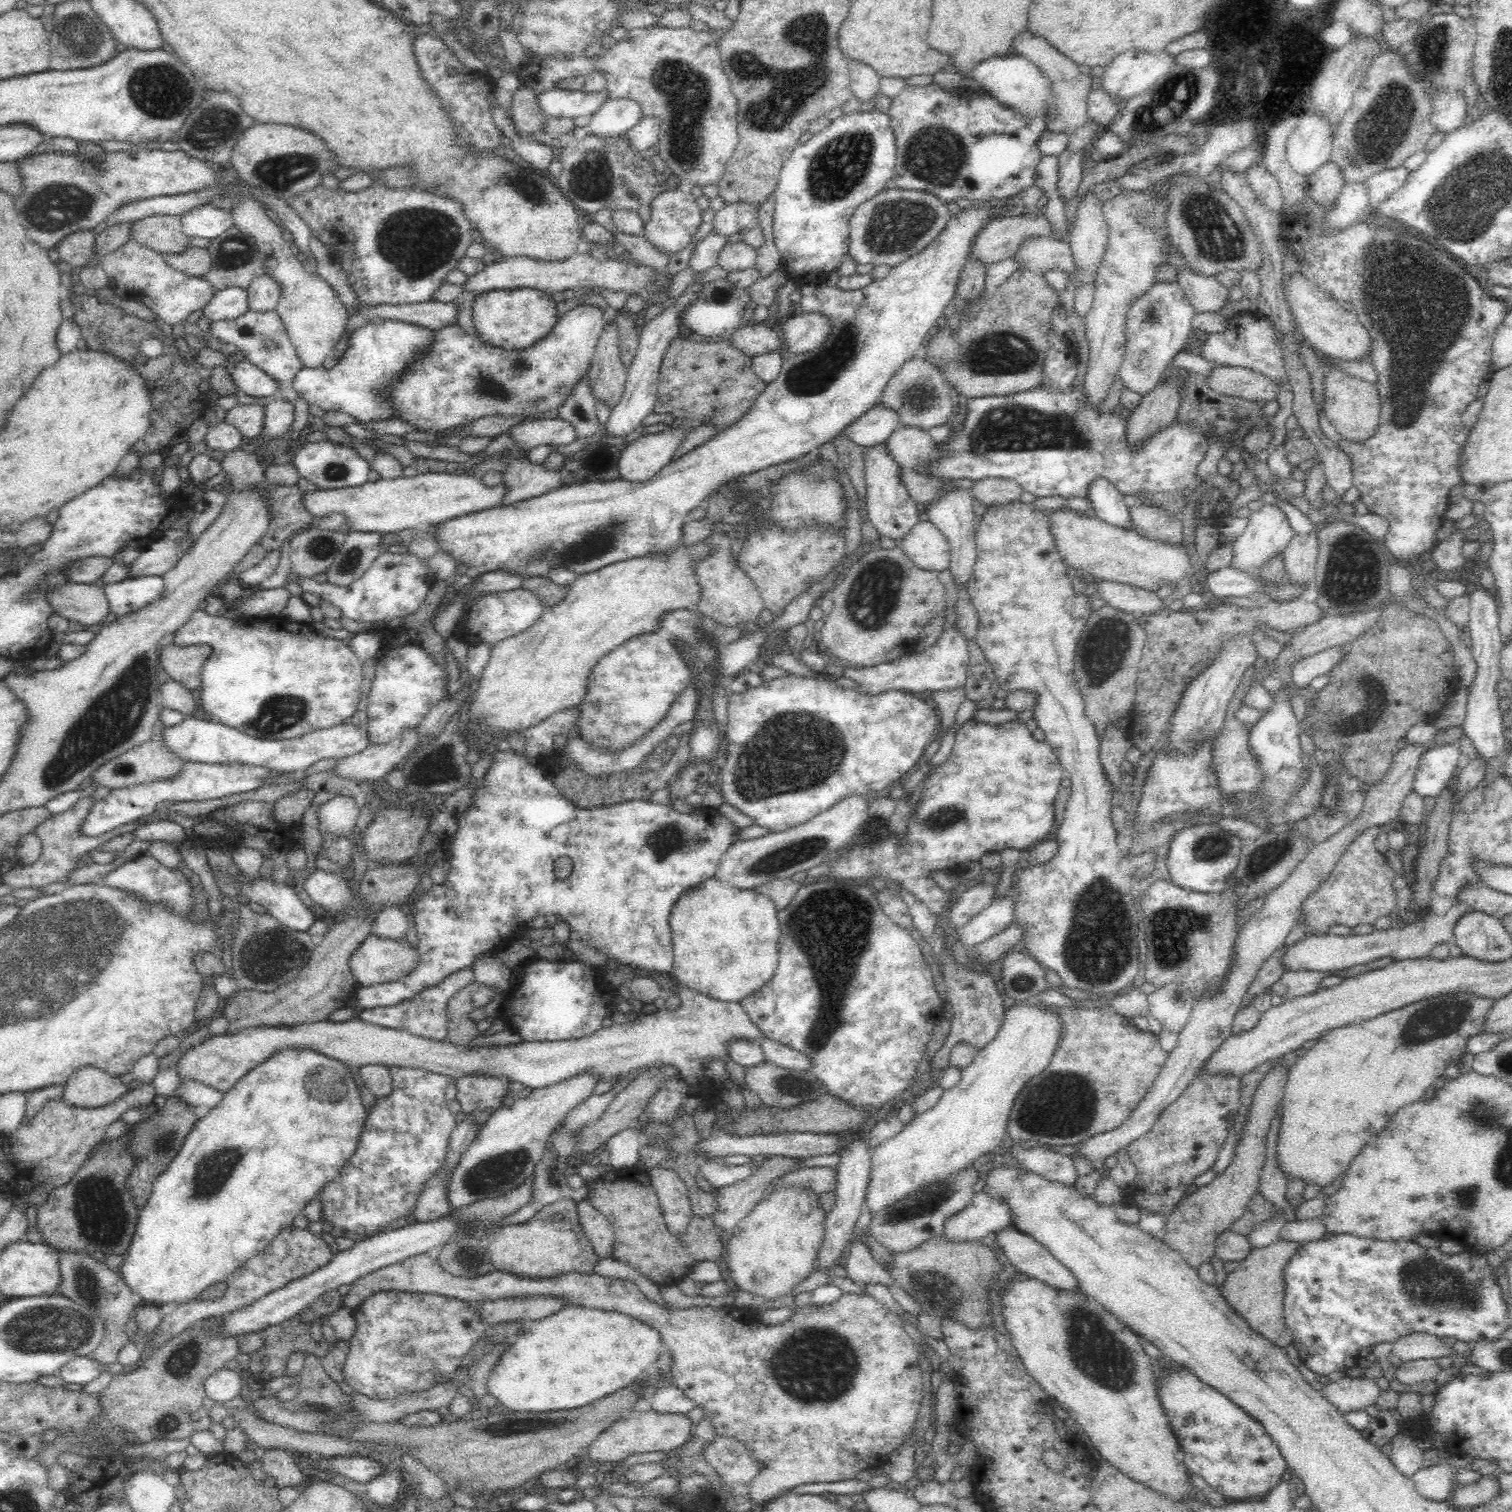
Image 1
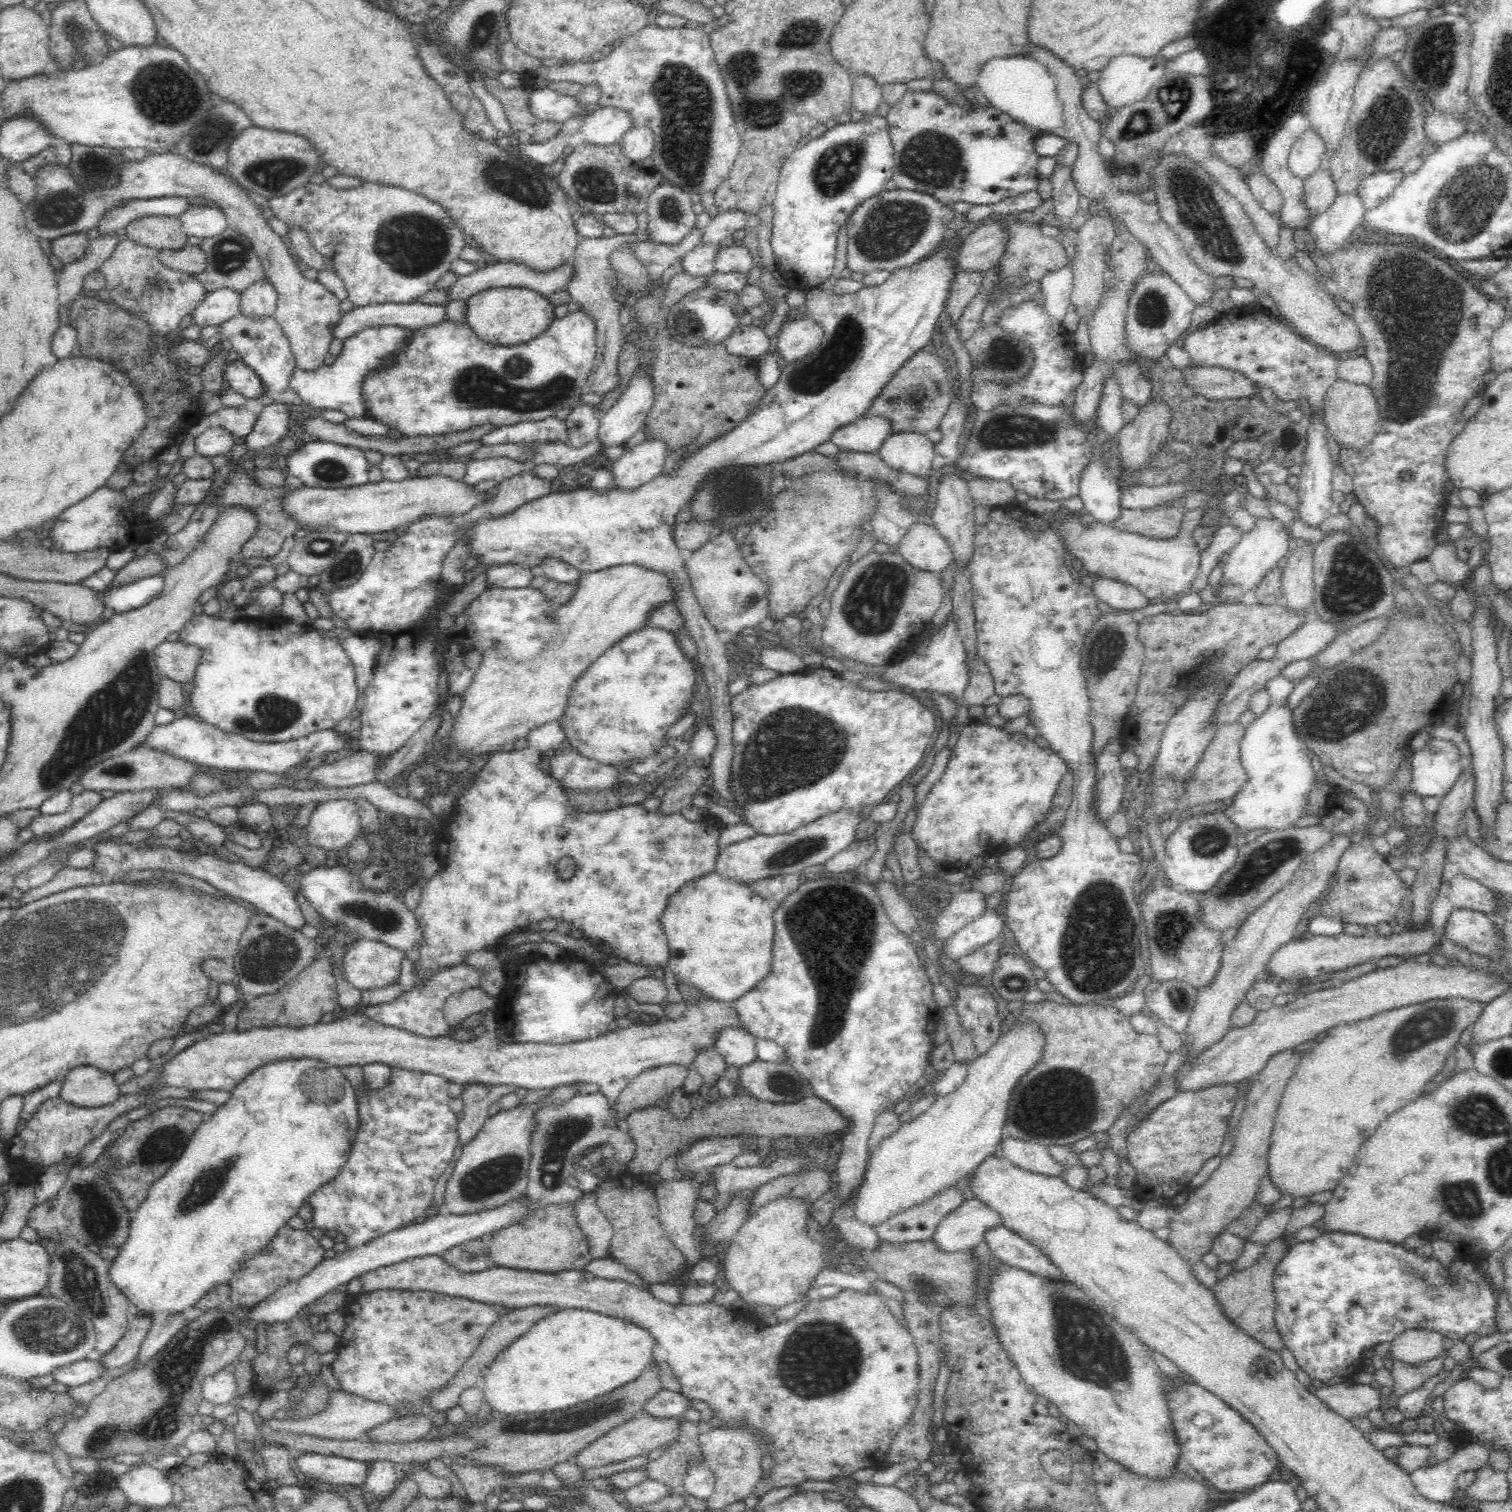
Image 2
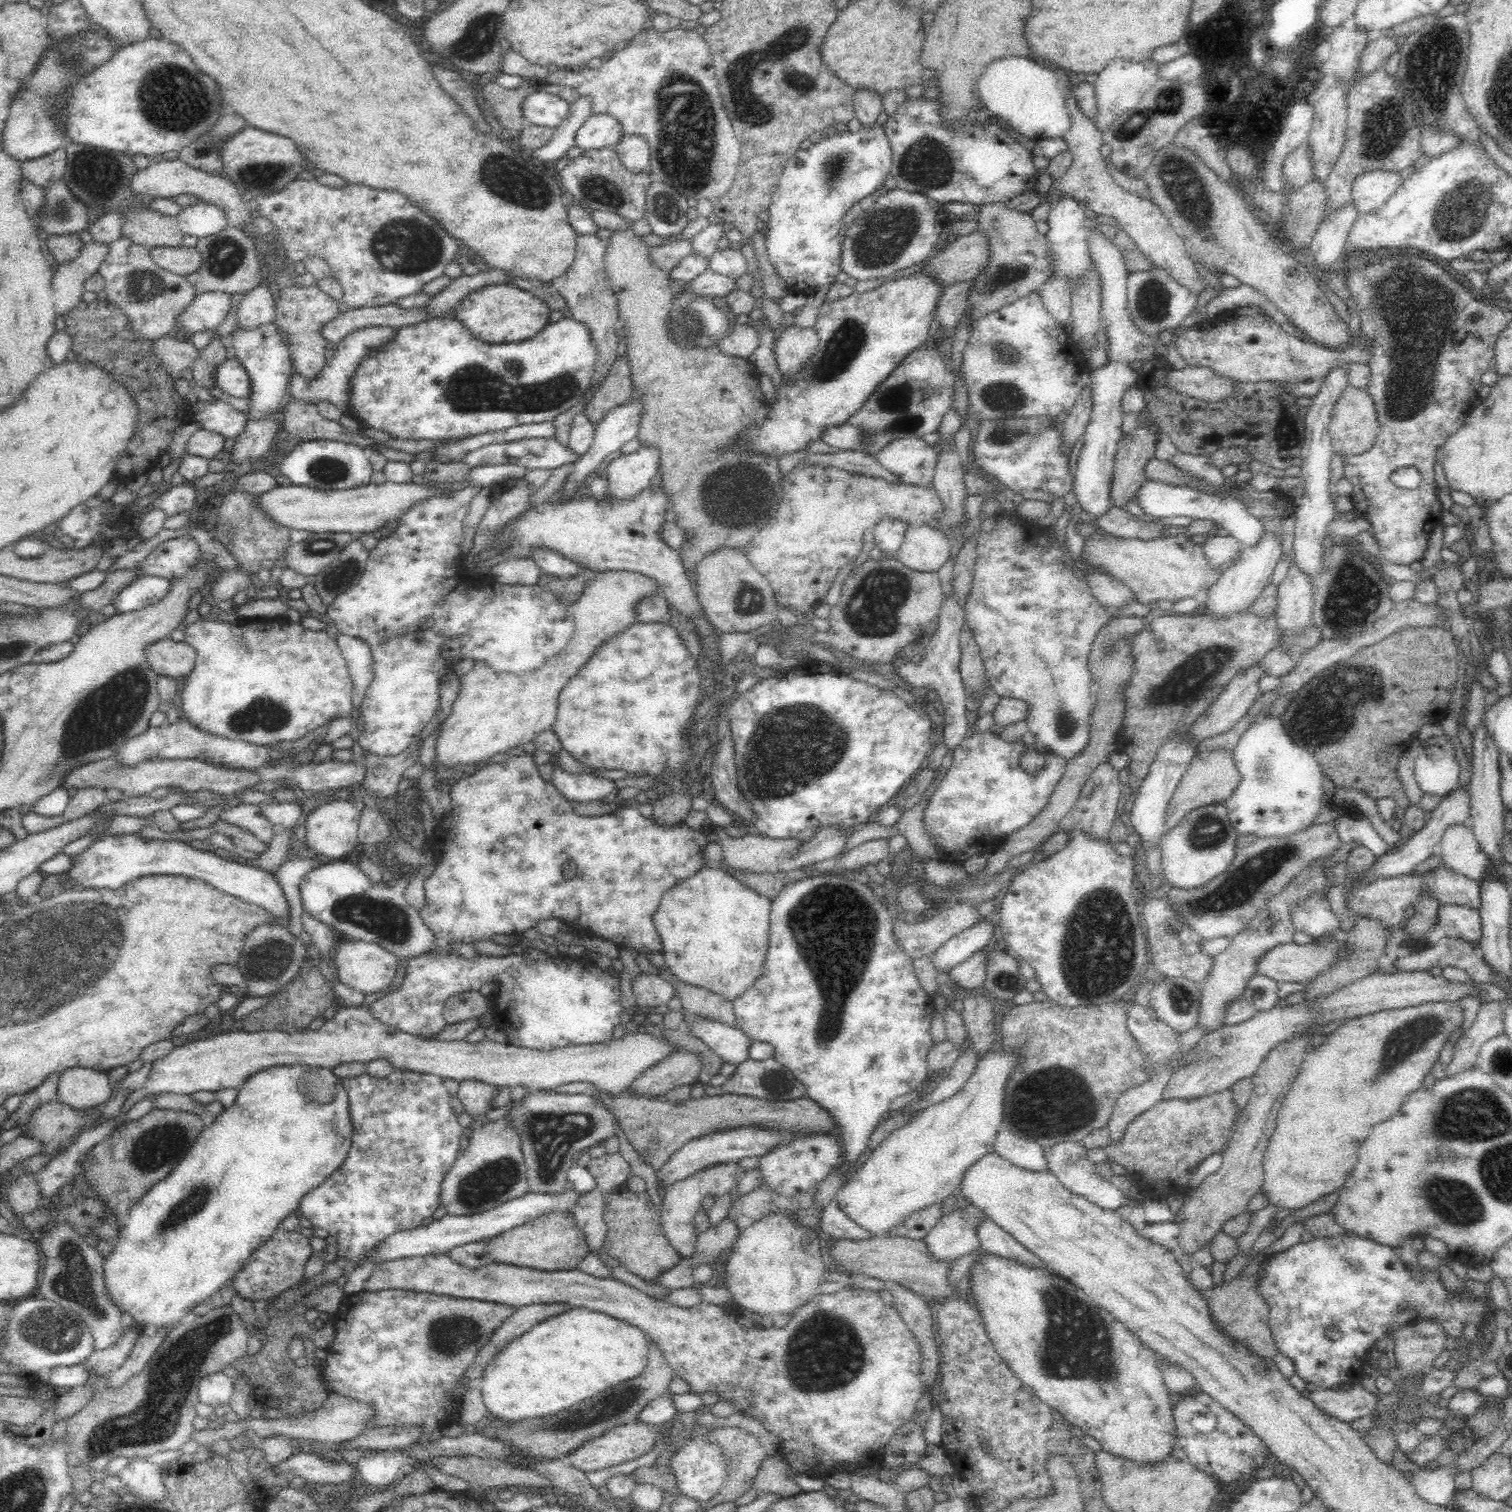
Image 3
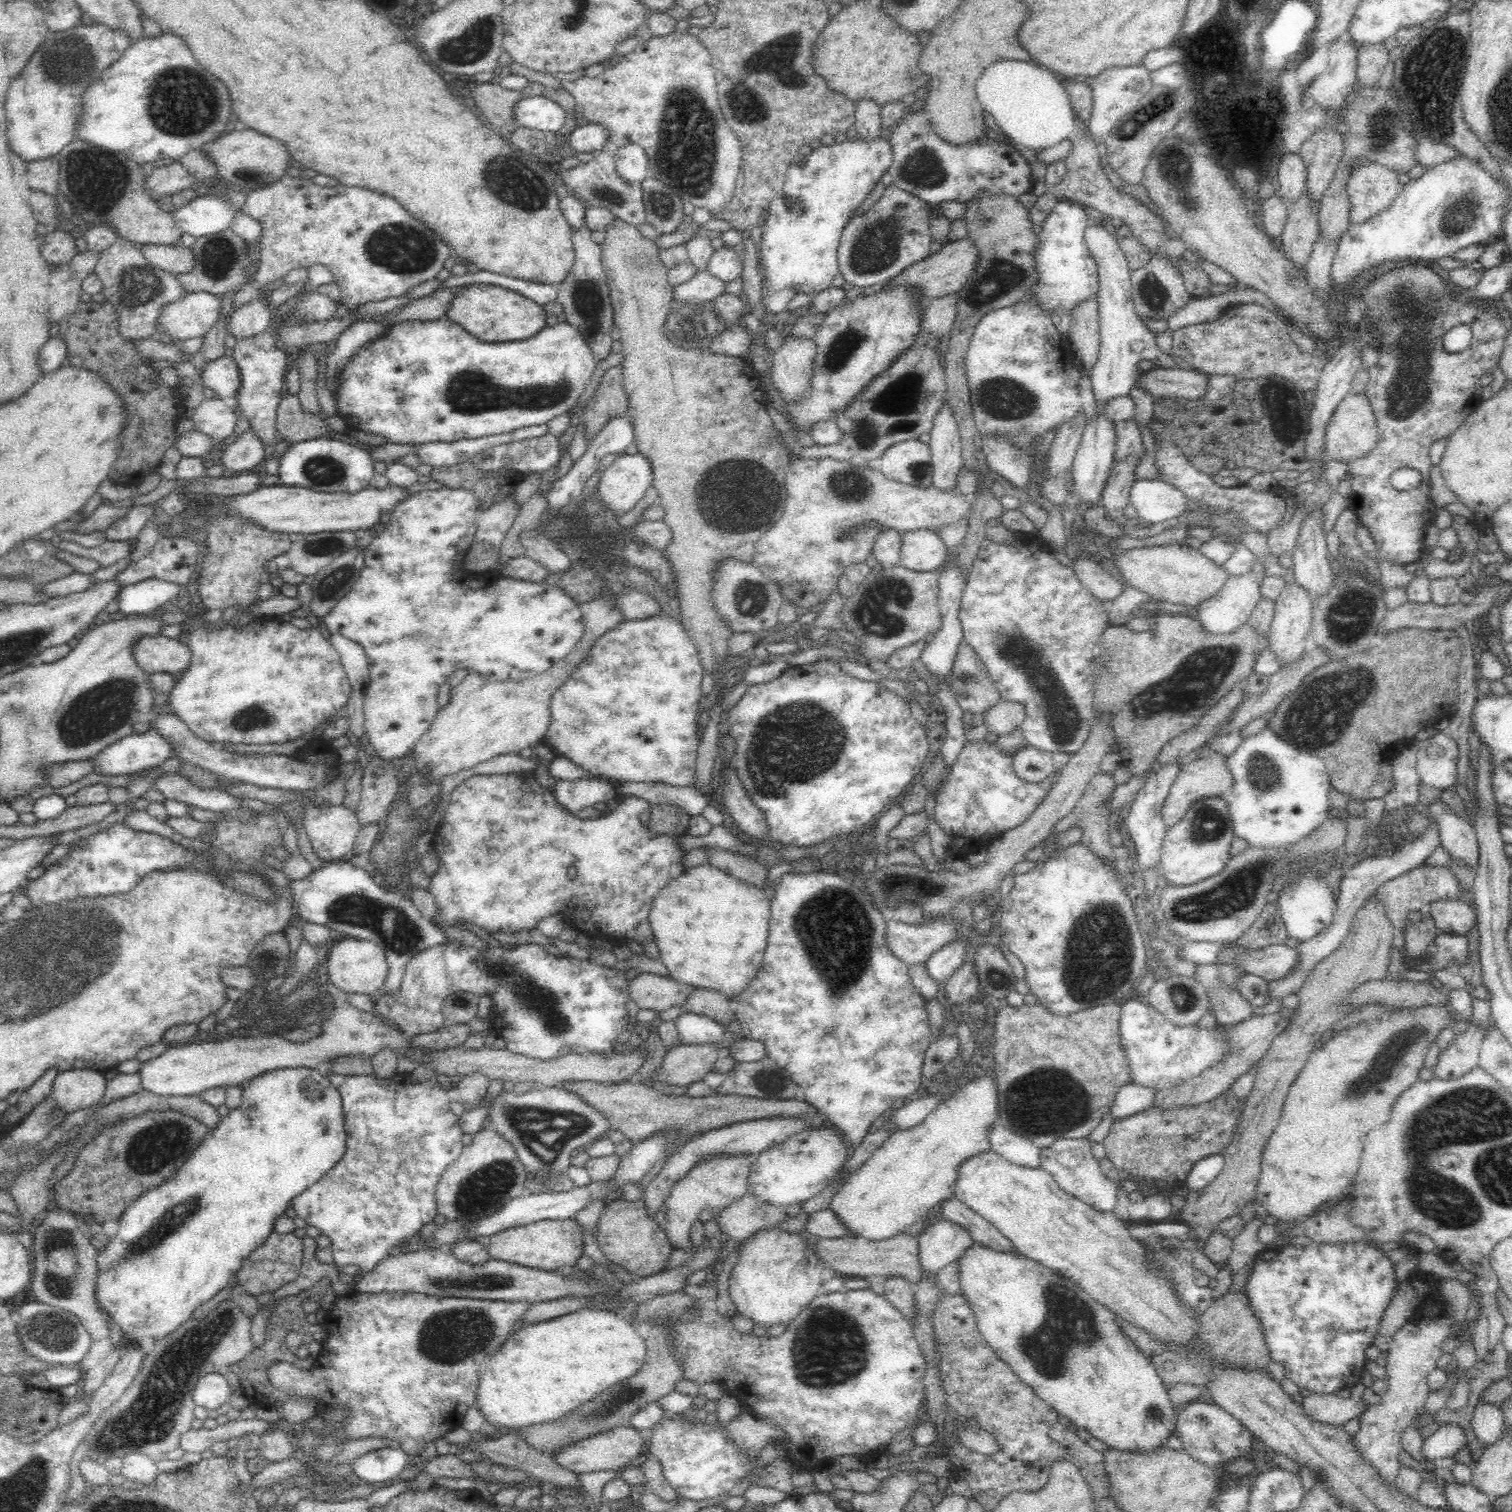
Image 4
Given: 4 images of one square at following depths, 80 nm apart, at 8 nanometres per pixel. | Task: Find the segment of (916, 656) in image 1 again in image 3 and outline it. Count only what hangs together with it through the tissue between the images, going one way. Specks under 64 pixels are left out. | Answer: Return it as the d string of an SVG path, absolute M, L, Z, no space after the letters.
M956 593L948 596L940 604L938 619L938 628L931 635L930 642L922 649L920 662L914 663L910 660L904 662L902 666L895 668L896 680L908 687L917 686L936 690L937 696L940 698L940 706L945 713L945 723L943 728L943 736L946 748L954 750L966 736L968 732L968 718L966 717L966 698L963 684L961 683L959 673L960 662L960 635L965 626L964 609L958 603Z

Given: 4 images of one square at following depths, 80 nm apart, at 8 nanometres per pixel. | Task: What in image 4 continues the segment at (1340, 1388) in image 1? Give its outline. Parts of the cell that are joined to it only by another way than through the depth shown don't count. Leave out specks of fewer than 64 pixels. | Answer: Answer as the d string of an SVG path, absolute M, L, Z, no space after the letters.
M1359 1381L1346 1393L1316 1394L1312 1392L1303 1398L1301 1405L1312 1420L1341 1426L1356 1416L1359 1418L1366 1409L1370 1408L1362 1401L1364 1391L1365 1386Z

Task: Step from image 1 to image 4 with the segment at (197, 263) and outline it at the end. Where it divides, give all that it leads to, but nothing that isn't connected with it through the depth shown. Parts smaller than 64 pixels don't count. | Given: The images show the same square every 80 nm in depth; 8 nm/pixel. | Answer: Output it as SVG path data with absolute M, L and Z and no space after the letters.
M145 244L139 245L146 260L152 266L171 272L186 274L194 268L194 253L190 247L181 245Z

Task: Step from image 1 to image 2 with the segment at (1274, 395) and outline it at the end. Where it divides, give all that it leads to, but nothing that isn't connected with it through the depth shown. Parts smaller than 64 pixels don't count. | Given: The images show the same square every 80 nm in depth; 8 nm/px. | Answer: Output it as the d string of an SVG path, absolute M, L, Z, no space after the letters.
M1217 367L1186 368L1182 370L1186 385L1208 400L1250 398L1260 394L1262 386L1248 381L1242 374Z

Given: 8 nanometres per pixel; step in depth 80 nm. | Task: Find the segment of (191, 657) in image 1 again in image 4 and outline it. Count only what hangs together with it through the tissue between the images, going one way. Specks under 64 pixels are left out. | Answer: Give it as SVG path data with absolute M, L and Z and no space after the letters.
M161 634L143 636L133 644L133 657L137 665L148 673L164 671L176 674L185 671L190 666L191 656L191 650L186 642L180 642L178 638L165 637Z

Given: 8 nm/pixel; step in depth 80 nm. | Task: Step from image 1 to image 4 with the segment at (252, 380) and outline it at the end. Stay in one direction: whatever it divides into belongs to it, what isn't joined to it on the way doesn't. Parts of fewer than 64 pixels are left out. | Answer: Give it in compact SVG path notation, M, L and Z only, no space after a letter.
M216 358L204 366L200 374L202 386L213 390L216 398L223 400L226 405L233 407L234 399L238 396L238 388L242 386L242 377L234 358Z

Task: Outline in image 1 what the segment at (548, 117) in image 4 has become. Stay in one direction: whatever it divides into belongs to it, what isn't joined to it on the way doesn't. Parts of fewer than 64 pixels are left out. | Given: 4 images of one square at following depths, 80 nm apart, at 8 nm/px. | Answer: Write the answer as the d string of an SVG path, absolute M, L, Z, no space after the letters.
M556 86L536 95L538 104L548 117L578 118L594 114L606 100L607 90L584 92L583 90L564 90Z

